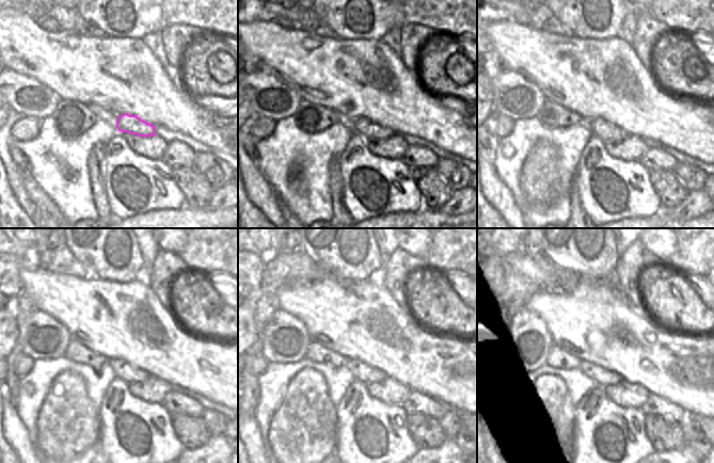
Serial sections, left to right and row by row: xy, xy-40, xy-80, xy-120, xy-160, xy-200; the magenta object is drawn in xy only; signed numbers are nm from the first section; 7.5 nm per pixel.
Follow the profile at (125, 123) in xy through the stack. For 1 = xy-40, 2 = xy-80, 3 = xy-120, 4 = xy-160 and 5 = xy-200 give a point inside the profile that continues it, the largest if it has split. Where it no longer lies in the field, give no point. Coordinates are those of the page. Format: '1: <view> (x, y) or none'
1: xy-40 (365, 128)
2: xy-80 (604, 130)
3: xy-120 (122, 369)
4: xy-160 (361, 371)
5: xy-200 (603, 377)

